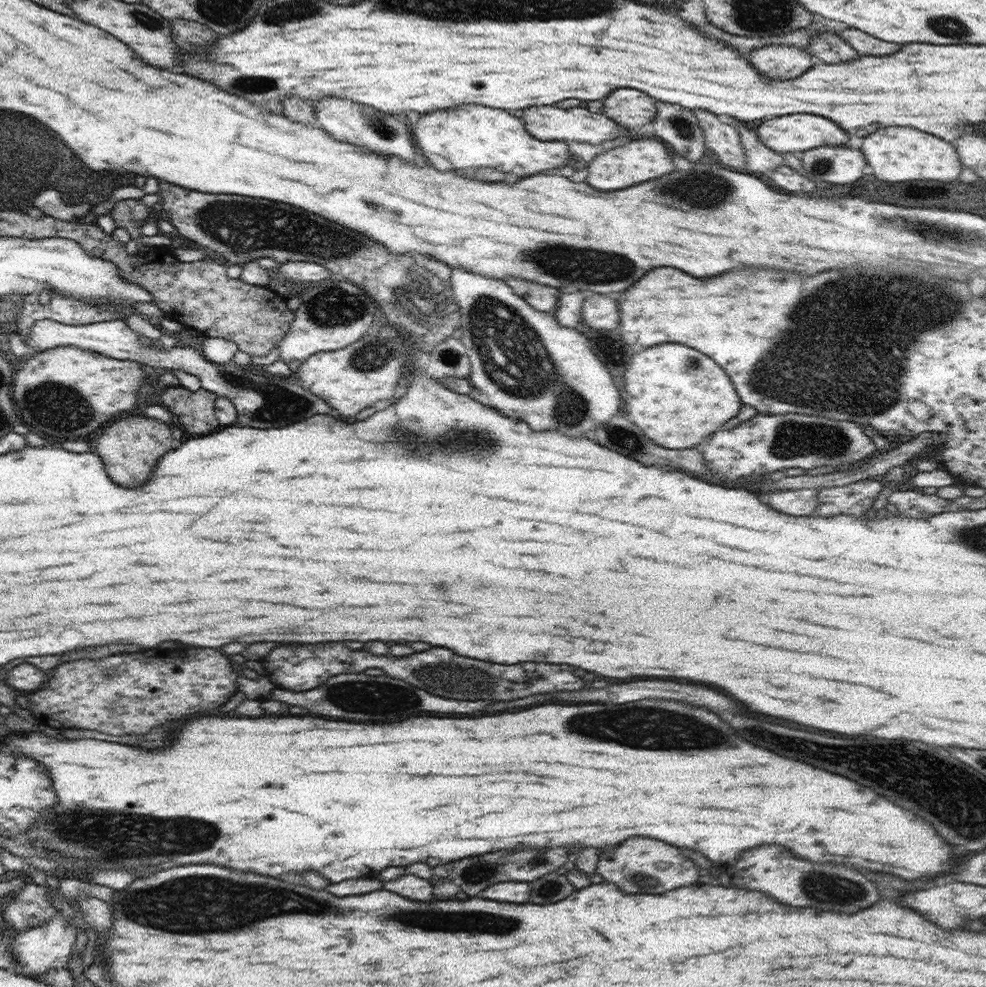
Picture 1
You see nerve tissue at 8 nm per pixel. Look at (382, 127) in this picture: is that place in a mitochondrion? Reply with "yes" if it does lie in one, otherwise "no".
yes

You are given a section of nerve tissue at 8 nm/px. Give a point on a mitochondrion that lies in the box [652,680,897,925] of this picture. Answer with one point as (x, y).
(826, 888)

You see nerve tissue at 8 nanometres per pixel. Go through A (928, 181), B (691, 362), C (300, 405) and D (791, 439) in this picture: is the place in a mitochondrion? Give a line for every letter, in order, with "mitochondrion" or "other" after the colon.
A: other
B: mitochondrion
C: mitochondrion
D: mitochondrion

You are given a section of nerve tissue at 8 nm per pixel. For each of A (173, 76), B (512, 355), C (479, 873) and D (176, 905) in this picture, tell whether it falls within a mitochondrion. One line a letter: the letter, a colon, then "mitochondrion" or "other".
A: other
B: mitochondrion
C: mitochondrion
D: mitochondrion

